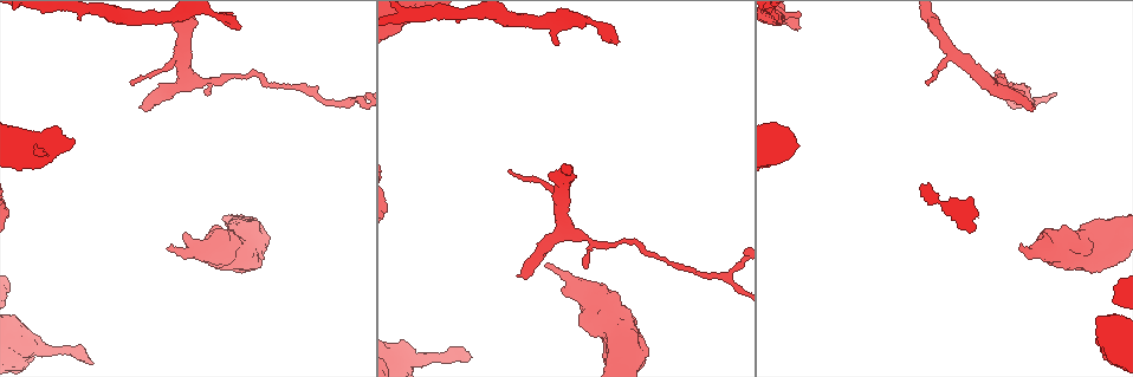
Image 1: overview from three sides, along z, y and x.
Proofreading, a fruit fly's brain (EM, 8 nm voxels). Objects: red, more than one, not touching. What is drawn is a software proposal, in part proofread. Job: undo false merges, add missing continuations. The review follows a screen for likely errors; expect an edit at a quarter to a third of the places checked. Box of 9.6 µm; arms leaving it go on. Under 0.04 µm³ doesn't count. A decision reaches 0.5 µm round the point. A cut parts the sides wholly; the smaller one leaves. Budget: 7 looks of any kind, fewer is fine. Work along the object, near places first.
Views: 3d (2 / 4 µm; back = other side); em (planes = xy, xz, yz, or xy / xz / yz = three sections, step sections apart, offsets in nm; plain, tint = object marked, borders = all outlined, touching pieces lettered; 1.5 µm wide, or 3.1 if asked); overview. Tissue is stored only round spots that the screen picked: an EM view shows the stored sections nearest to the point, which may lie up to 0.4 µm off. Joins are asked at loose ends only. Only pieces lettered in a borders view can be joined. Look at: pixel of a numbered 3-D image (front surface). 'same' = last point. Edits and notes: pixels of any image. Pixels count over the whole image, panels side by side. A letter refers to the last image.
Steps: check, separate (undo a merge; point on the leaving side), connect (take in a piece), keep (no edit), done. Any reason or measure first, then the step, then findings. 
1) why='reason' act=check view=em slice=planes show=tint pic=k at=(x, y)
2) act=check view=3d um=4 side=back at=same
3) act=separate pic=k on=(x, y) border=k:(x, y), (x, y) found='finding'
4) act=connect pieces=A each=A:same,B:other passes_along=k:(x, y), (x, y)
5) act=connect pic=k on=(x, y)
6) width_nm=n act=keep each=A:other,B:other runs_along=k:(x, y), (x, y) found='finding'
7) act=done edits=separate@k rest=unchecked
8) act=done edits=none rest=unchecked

why='free end' act=check view=3d um=4 pic=1 at=(1031, 107)

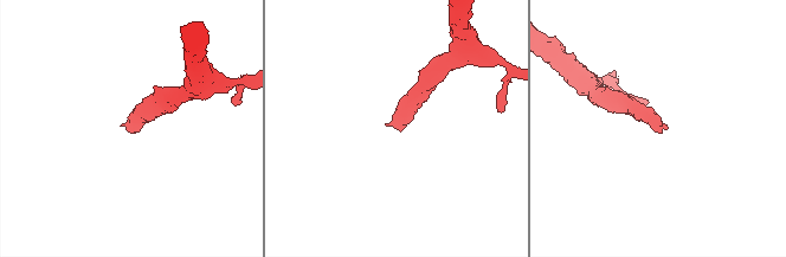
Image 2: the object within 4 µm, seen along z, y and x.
why='need the tissue' act=check view=em slice=yz step=4 show=tint pic=2 at=(387, 123)

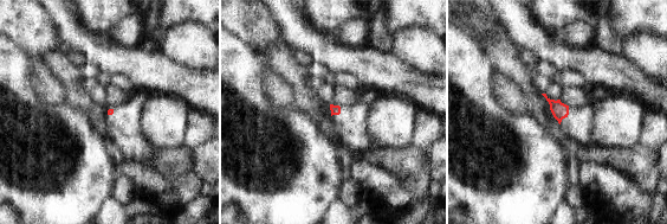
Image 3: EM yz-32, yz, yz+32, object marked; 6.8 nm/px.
act=check view=em slice=planes show=borders at=same

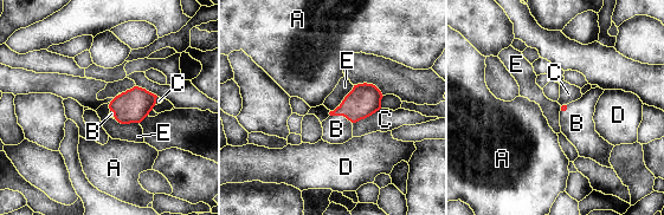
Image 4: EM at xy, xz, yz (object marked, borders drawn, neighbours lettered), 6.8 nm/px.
act=connect pieces=B each=A:other,B:same,C:other,D:other,E:other passes_along=4:(365, 99), (341, 115), (336, 129) found='the neuron continues'

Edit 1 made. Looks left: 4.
why='redraw' act=check view=overview

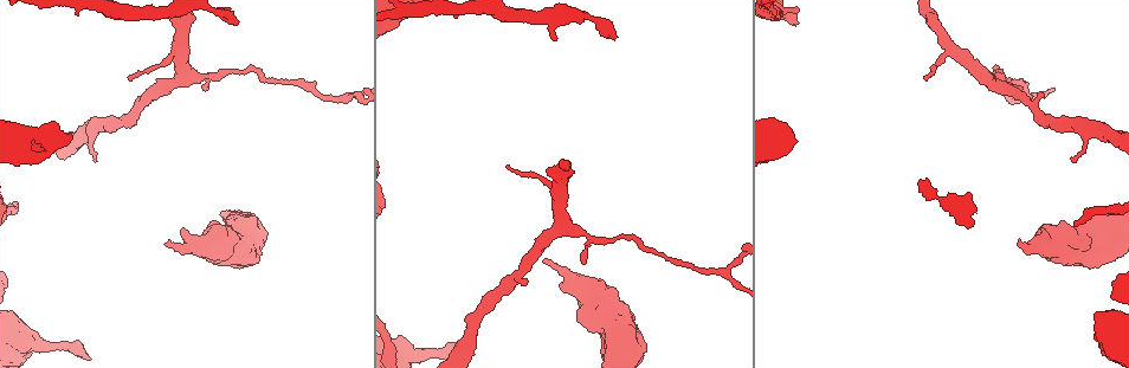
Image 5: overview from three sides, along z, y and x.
why='long arm stops here' act=check view=3d um=2 pic=5 at=(544, 262)

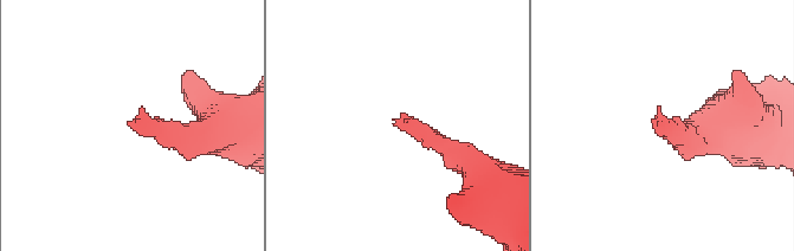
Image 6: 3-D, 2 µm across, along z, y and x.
act=check view=em slice=xy step=8 show=tint pic=6 at=(660, 132)

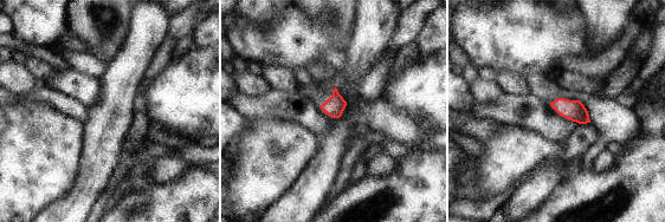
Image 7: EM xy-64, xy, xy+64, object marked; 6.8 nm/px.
why='see the neighbours' act=check view=em slice=xy step=8 show=borders at=same

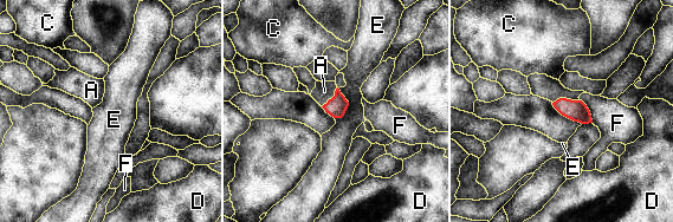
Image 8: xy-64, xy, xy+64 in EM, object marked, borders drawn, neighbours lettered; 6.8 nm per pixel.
act=connect pieces=A each=A:same,C:other,D:other,E:other,F:other passes_along=8:(336, 106), (332, 97), (324, 91) found='the neuron continues'

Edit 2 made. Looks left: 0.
act=done edits=connect@4,connect@8 rest=unchecked

